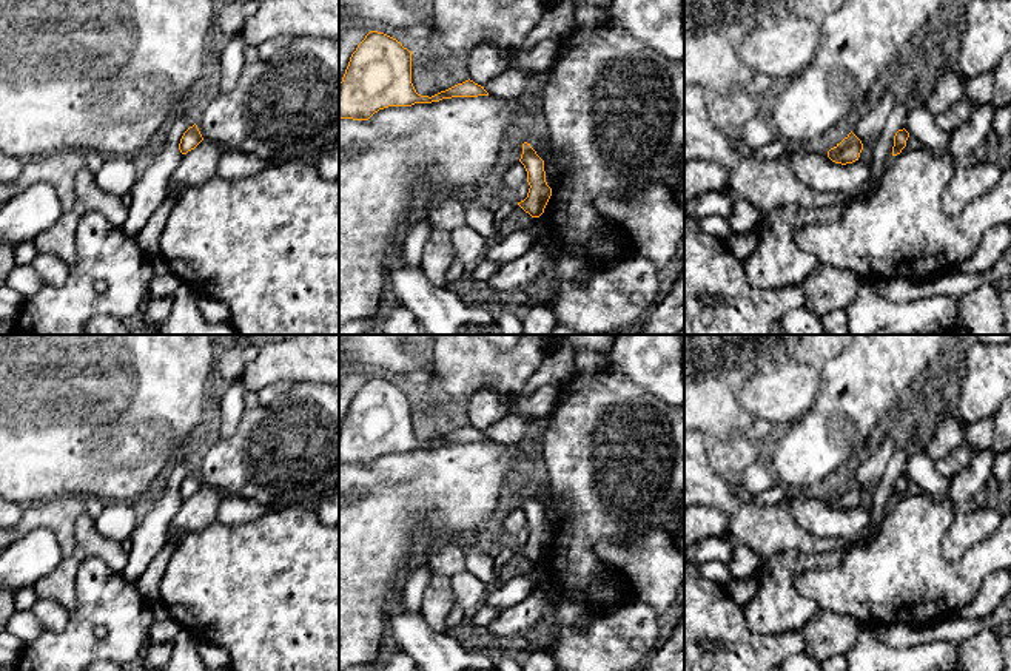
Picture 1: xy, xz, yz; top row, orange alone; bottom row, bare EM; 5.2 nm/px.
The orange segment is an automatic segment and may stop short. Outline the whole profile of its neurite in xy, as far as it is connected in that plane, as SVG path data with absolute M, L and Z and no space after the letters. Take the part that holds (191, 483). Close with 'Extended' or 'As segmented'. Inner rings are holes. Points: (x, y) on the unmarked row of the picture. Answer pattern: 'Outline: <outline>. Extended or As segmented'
Outline: M194 469L183 478L180 489L179 489L179 495L182 500L186 500L188 497L194 495L202 486L203 483L197 470Z. As segmented

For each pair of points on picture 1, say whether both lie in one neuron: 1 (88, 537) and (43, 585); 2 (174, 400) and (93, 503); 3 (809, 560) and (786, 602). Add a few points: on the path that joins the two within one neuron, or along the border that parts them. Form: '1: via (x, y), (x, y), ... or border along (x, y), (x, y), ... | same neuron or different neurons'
1: via (82, 551), (57, 577) | same neuron
2: border along (91, 495), (105, 503) | different neurons
3: via (797, 566), (786, 577), (786, 590) | same neuron

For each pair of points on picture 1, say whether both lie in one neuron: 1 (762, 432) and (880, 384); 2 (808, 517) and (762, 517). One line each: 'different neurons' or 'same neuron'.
1: different neurons
2: different neurons

